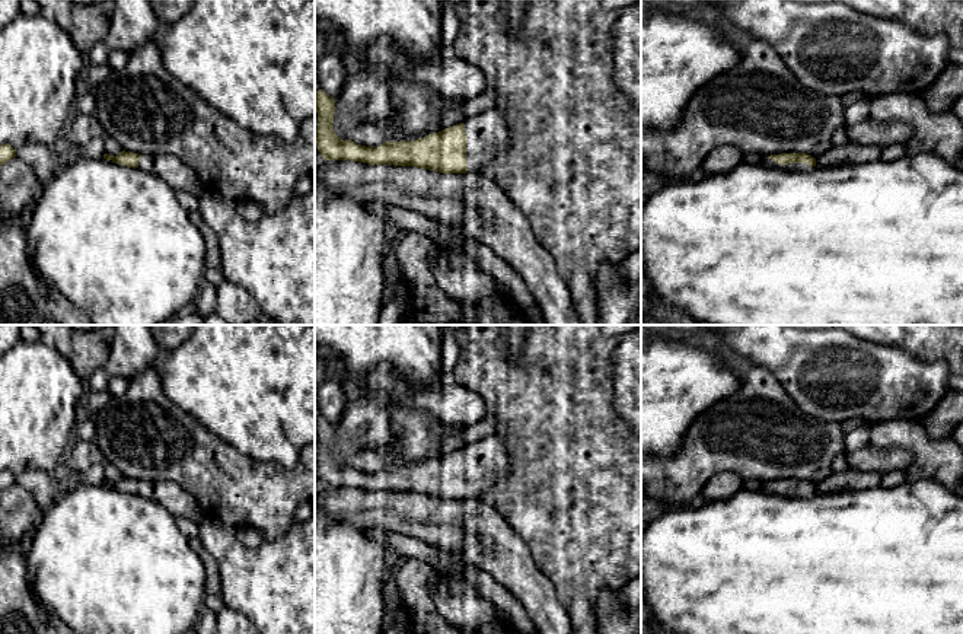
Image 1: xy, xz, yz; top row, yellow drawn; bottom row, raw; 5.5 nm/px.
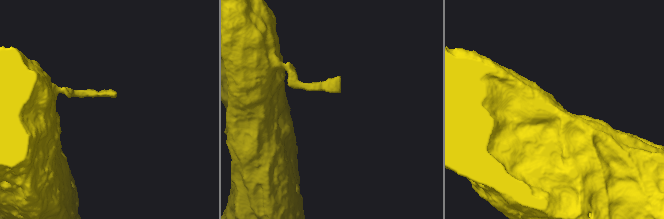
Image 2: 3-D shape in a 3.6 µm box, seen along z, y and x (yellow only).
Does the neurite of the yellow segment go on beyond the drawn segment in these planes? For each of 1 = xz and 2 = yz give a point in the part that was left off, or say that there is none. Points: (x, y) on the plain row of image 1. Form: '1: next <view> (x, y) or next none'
1: next xz (488, 459)
2: next yz (791, 493)

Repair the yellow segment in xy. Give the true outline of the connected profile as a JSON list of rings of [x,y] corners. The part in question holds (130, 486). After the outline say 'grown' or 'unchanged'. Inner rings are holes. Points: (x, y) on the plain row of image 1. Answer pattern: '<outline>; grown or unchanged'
[[[122,477],[118,482],[105,480],[103,485],[160,503],[170,514],[186,517],[197,525],[205,516],[195,497],[172,481],[138,481]]]; grown

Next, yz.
[[[781,480],[768,482],[763,490],[774,496],[806,498],[816,493],[816,485],[806,480]]]; grown

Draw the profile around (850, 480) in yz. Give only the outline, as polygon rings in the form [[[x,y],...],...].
[[[846,469],[841,474],[832,474],[817,484],[819,493],[845,493],[862,491],[881,485],[881,475],[876,472],[861,472]]]

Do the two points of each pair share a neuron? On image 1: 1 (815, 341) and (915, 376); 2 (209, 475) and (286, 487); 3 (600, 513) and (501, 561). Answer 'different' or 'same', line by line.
1: same
2: same
3: different

